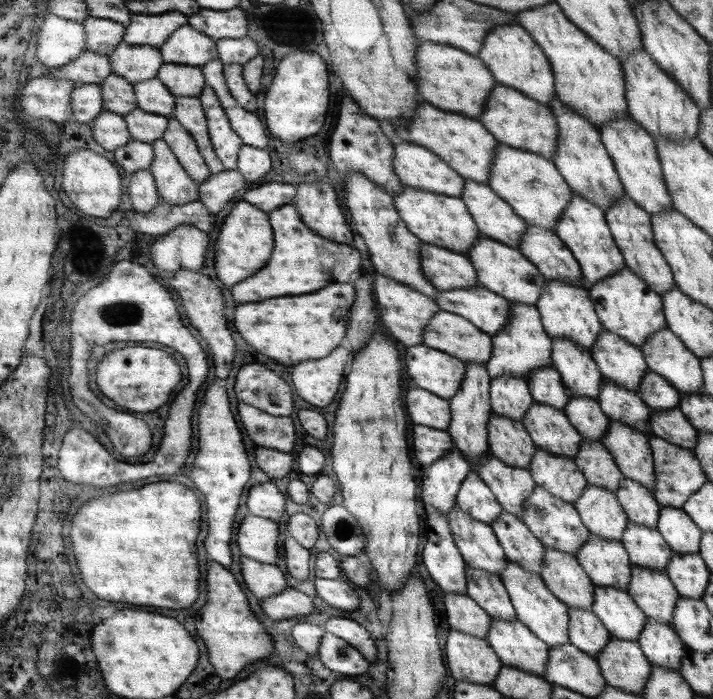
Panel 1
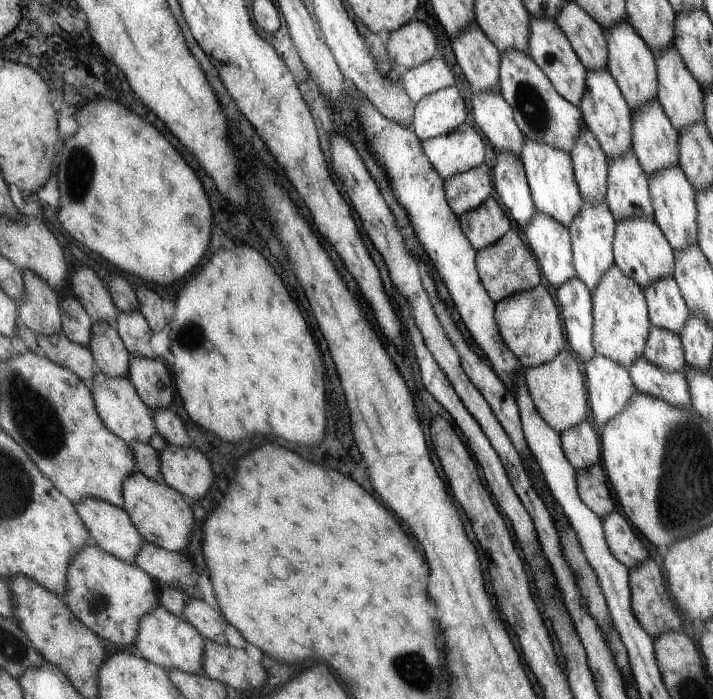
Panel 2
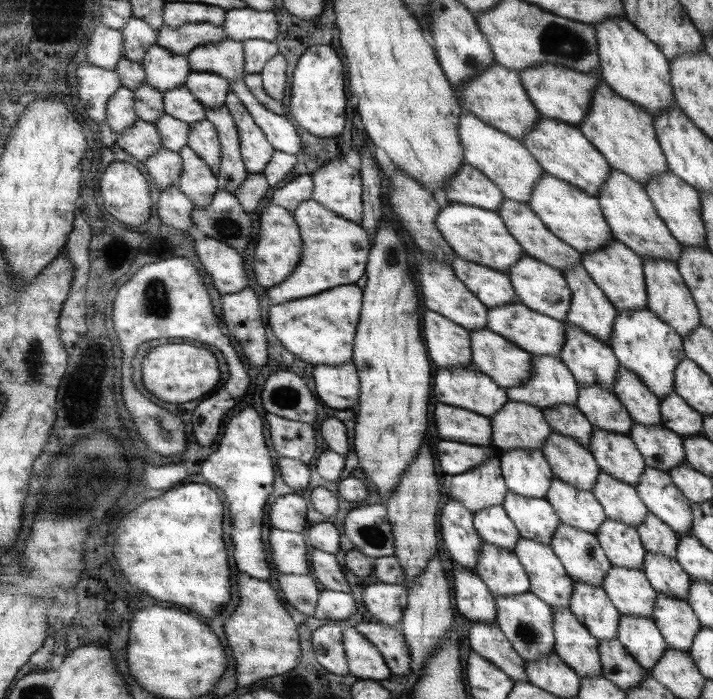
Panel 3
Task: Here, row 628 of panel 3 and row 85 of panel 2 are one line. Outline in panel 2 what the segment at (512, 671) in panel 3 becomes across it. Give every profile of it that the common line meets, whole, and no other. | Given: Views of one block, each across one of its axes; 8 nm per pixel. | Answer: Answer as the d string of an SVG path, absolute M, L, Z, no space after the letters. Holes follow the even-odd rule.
M478 22L472 23L451 40L458 64L476 93L498 93L502 53Z

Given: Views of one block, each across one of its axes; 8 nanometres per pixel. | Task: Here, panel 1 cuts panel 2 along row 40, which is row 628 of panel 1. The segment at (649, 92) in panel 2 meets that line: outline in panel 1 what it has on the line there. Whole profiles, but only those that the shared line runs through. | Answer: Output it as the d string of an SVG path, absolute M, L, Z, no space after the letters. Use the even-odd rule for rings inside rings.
M610 586L595 587L592 612L599 615L611 636L636 643L639 642L648 619L628 592Z

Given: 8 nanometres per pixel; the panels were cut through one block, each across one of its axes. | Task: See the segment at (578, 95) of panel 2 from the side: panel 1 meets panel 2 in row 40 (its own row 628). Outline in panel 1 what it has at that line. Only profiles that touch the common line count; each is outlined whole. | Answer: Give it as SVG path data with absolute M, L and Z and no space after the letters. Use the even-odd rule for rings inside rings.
M509 562L500 574L503 585L511 595L517 619L525 623L551 648L564 646L570 642L570 610L566 603L554 594L540 575L532 574L519 563Z

